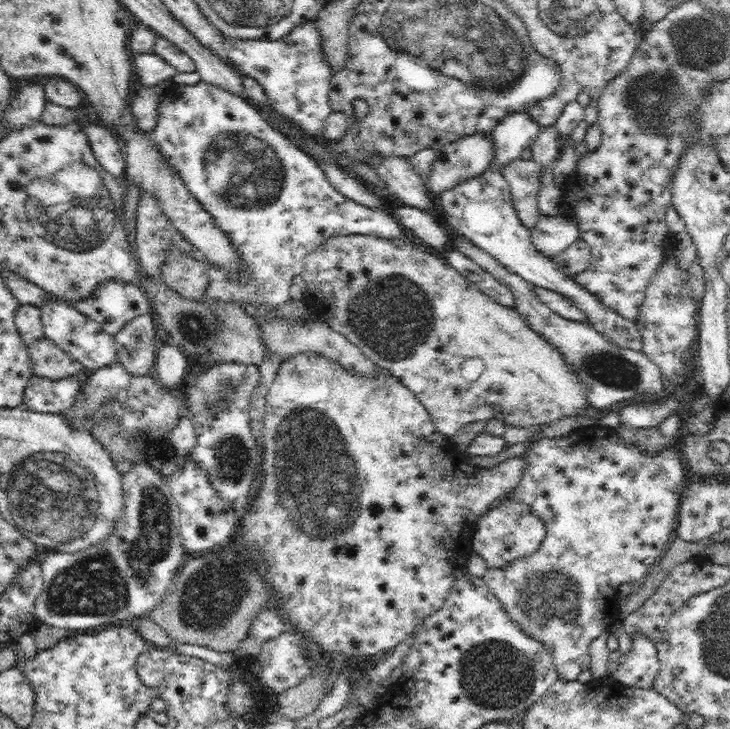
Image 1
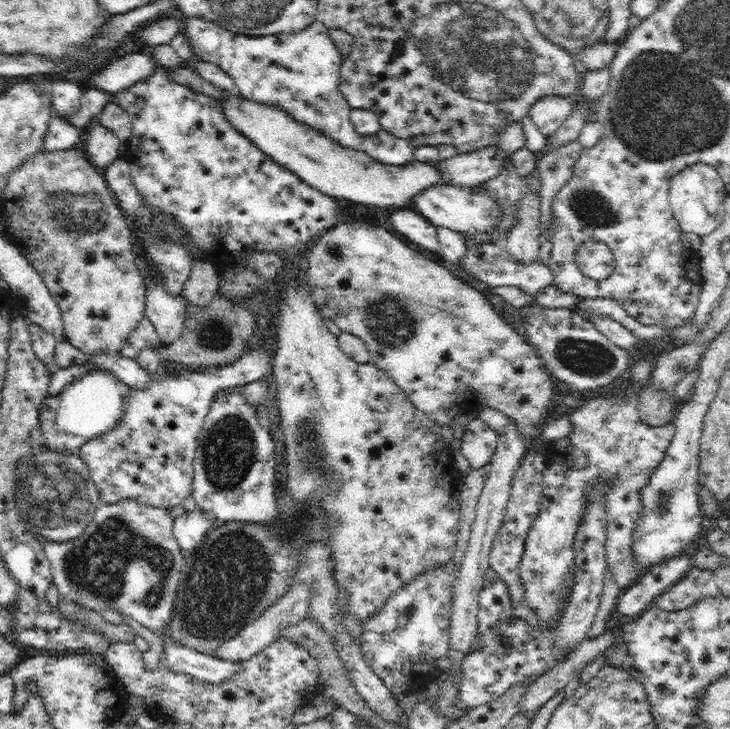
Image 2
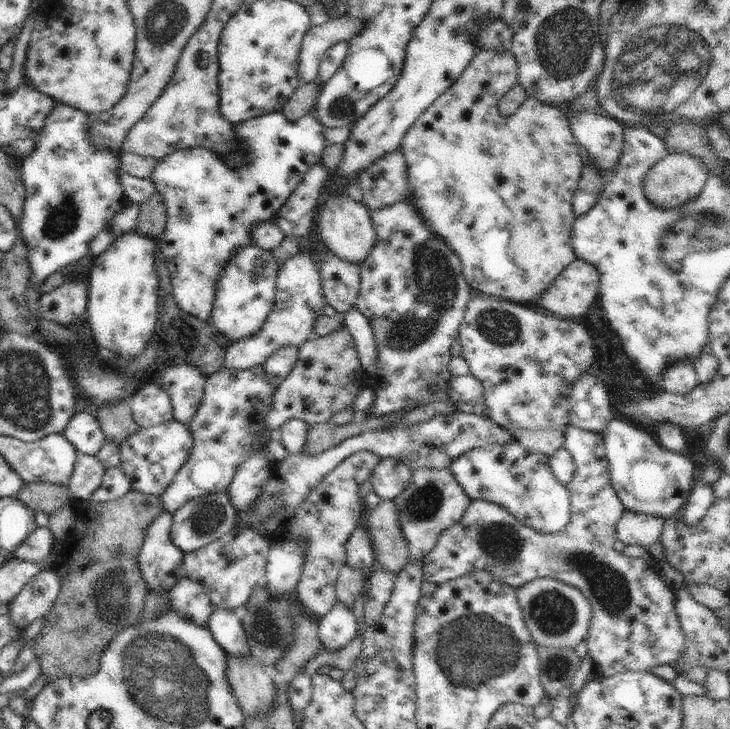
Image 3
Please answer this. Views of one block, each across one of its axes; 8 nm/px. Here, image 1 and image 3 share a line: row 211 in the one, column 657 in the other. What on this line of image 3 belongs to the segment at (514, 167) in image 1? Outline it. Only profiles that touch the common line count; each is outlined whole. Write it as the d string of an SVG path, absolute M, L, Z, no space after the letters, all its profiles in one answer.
M625 510L616 527L616 538L627 544L649 547L662 534L667 519Z

